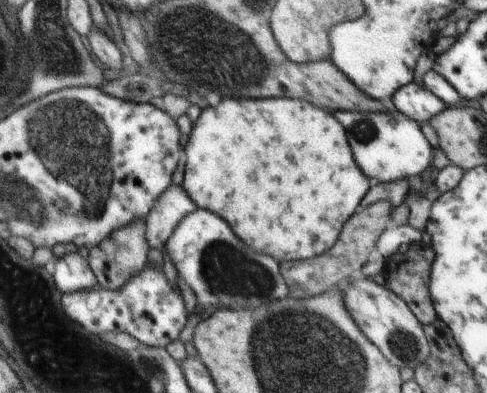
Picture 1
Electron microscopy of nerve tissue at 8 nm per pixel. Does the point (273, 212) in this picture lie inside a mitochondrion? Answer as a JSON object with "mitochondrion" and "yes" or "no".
{"mitochondrion":"no"}

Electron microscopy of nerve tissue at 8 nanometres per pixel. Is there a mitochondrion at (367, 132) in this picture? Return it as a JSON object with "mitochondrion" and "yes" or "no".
{"mitochondrion":"yes"}

